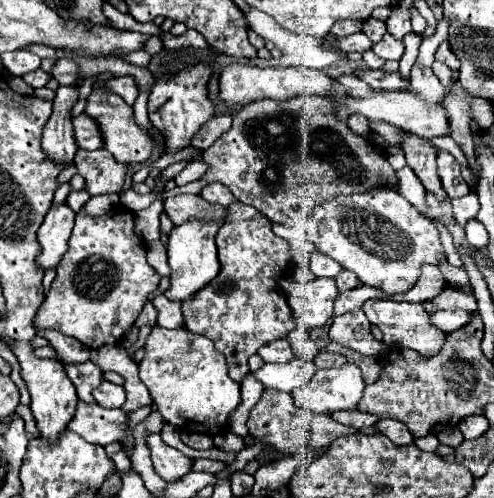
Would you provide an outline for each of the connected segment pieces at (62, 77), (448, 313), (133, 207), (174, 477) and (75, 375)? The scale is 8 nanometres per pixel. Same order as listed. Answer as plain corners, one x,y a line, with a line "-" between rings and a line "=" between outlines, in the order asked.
68,58
56,60
52,66
52,76
62,84
62,86
74,86
78,80
78,64
74,64
=
438,310
434,314
430,314
430,318
434,320
434,324
438,324
438,328
442,328
442,332
456,332
462,326
466,326
470,322
470,312
466,310
=
132,189
122,191
120,194
120,203
133,212
138,212
147,208
154,202
154,198
158,197
154,192
141,195
=
150,434
146,438
154,470
166,480
166,482
178,482
182,480
188,472
192,472
192,458
184,456
182,452
170,448
168,444
162,442
160,434
=
92,360
82,362
82,364
68,364
66,372
68,372
68,378
72,380
72,384
76,386
78,396
84,402
92,404
94,402
92,390
104,382
104,372

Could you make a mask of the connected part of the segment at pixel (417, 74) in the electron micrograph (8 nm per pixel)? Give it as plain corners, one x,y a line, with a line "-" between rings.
418,64
412,66
410,84
416,94
420,94
424,100
428,100
428,104
442,102
442,96
446,94
444,86
440,84
440,80
432,72
432,68
420,68

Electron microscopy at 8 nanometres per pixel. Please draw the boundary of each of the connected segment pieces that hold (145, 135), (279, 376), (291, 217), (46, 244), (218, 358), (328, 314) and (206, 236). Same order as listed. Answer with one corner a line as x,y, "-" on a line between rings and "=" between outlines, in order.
92,84
92,96
88,98
86,114
94,116
94,120
100,124
100,130
104,132
104,148
110,150
120,164
146,162
150,158
150,154
152,154
152,136
150,136
148,130
144,130
136,124
132,106
128,106
118,94
110,92
108,88
104,88
100,84
=
294,358
286,364
264,364
260,370
254,372
254,376
266,386
266,388
278,388
282,392
292,392
294,388
304,386
316,372
316,366
312,360
300,360
=
296,96
292,100
258,100
252,104
242,106
232,114
232,128
224,132
210,148
202,152
202,160
208,164
206,174
200,180
188,183
172,190
164,190
162,198
166,200
170,196
180,193
199,194
208,184
220,182
224,184
236,200
254,206
260,210
270,222
282,224
282,226
296,226
304,220
308,220
310,212
318,202
342,196
342,194
358,194
368,192
372,188
394,188
398,190
400,182
396,178
394,168
386,162
382,152
376,152
368,138
356,136
346,122
338,120
338,114
334,110
334,102
324,96
=
52,204
44,224
38,230
38,242
42,246
42,254
38,256
38,264
42,268
56,268
68,250
68,238
74,228
76,212
66,204
=
156,326
146,340
146,356
138,364
140,380
150,390
150,396
162,418
178,430
192,428
200,434
218,434
230,422
230,414
240,404
240,384
228,376
226,358
214,348
206,336
186,328
166,330
=
316,278
312,282
286,282
284,290
298,328
322,328
334,316
334,298
338,288
332,278
=
190,218
180,226
174,226
168,240
168,262
172,268
170,276
170,288
166,290
166,298
170,300
186,300
200,288
204,288
218,272
218,248
216,248
216,234
224,222
222,220
202,220
202,218

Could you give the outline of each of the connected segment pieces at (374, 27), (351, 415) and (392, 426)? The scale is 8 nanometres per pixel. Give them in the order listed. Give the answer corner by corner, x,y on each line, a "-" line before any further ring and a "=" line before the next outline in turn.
366,20
364,22
364,34
376,44
384,34
386,34
386,24
380,22
380,20
=
334,412
334,420
338,420
340,424
346,426
354,426
354,428
364,428
364,426
374,426
380,418
368,412
=
390,418
388,420
380,420
376,426
380,428
380,432
384,436
388,436
396,444
412,444
414,442
412,432
406,428
406,424
402,424
398,420
390,420

